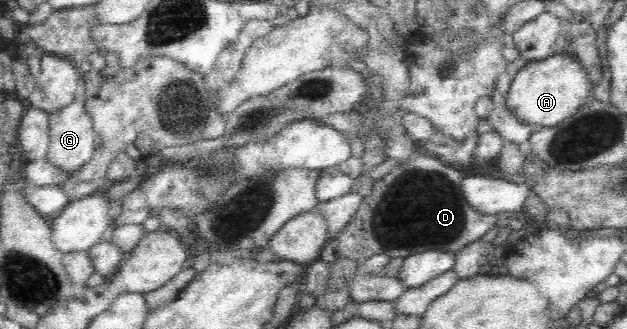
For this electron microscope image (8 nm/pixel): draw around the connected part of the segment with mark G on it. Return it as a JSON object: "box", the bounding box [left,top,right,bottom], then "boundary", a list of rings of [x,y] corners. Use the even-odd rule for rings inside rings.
{"box":[45,101,96,174],"boundary":[[[72,101],[64,109],[49,114],[49,146],[45,159],[48,163],[55,165],[58,170],[72,174],[80,170],[82,165],[92,157],[96,149],[94,146],[96,136],[93,121],[86,113],[84,102]]]}

